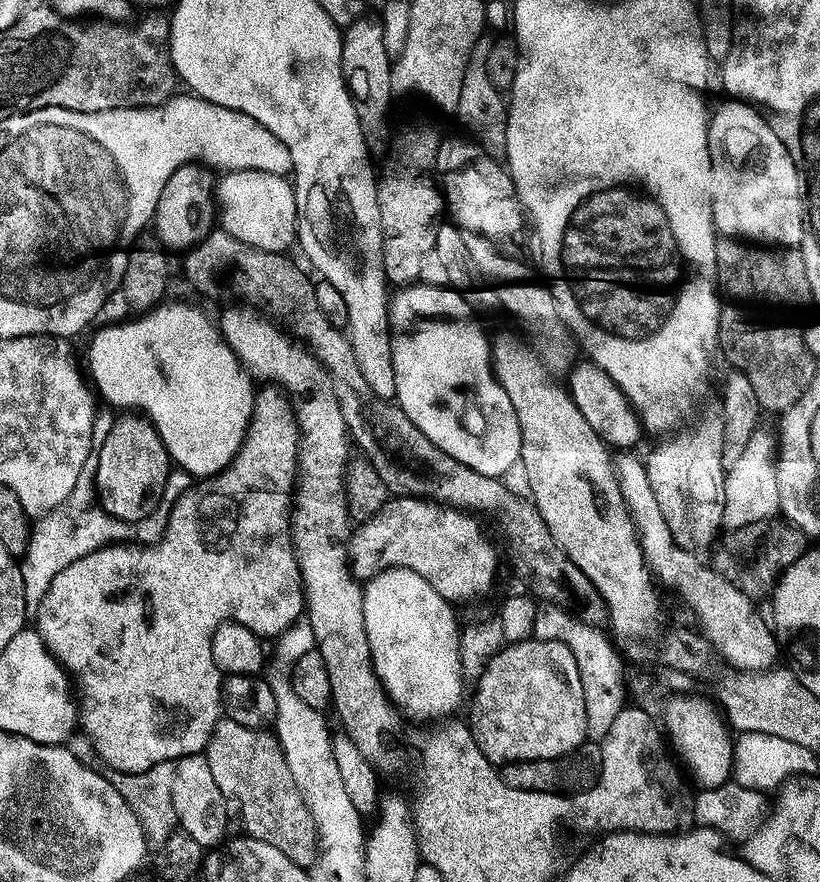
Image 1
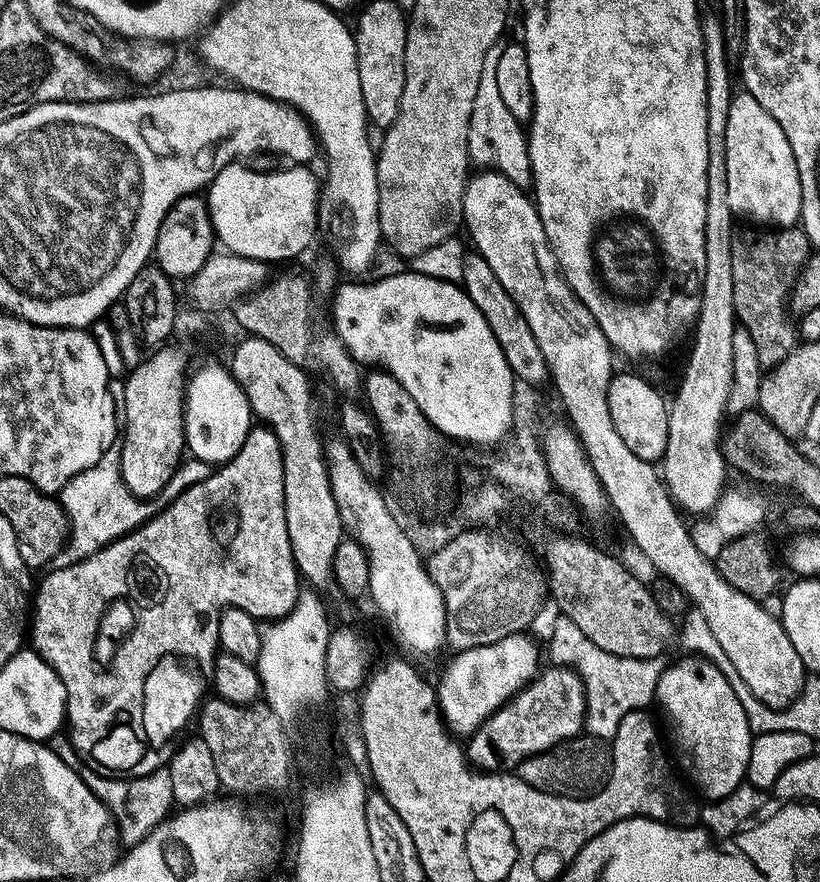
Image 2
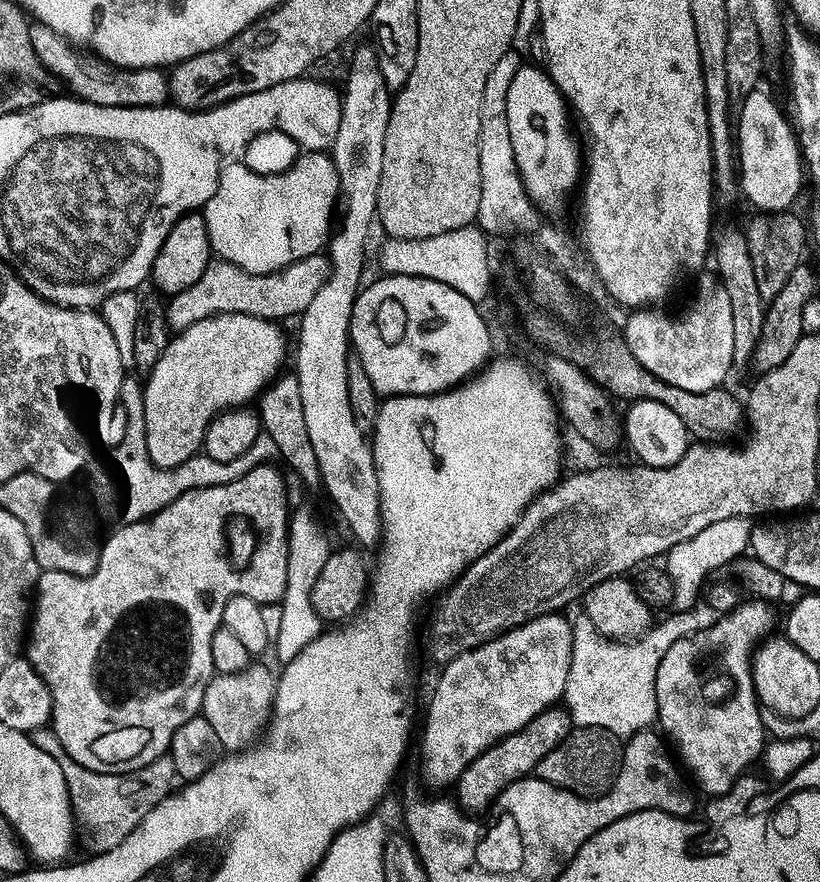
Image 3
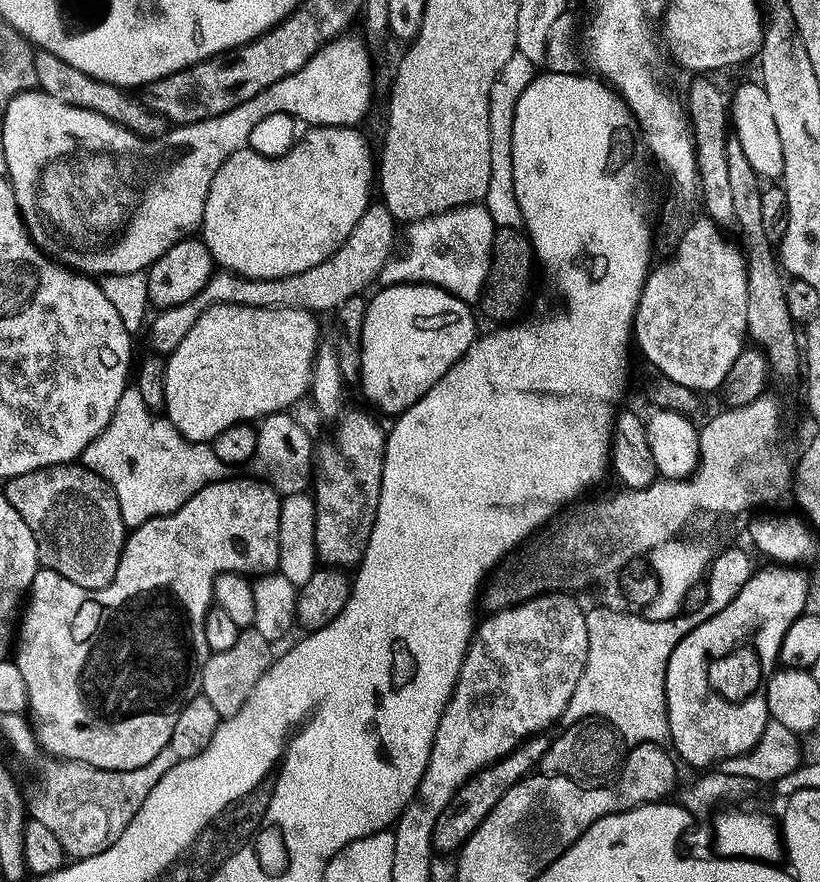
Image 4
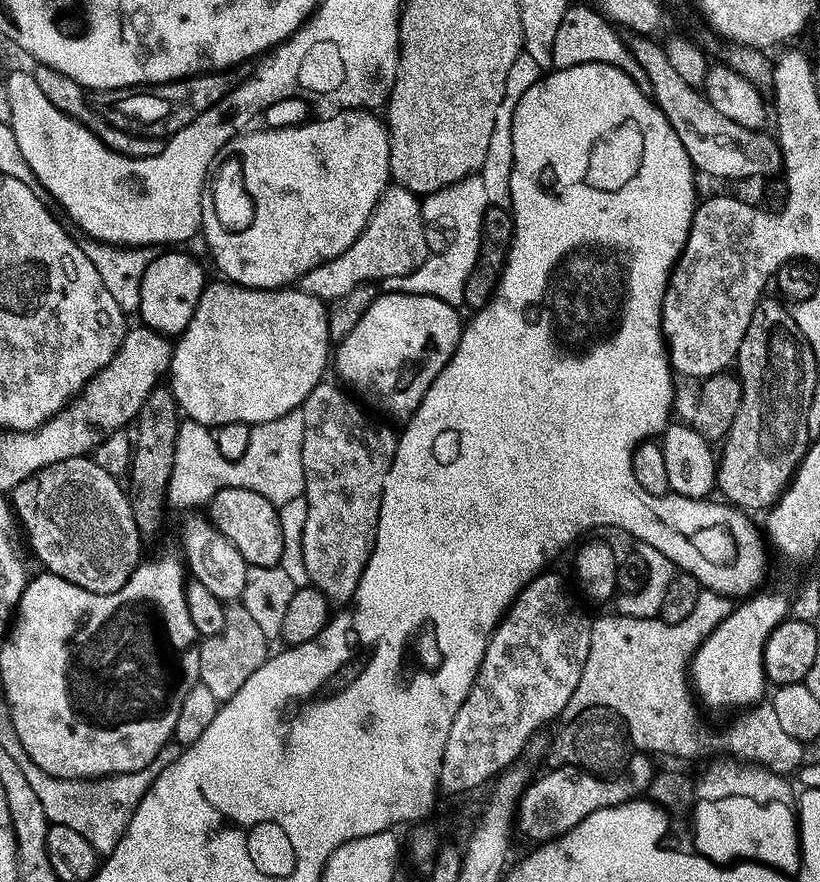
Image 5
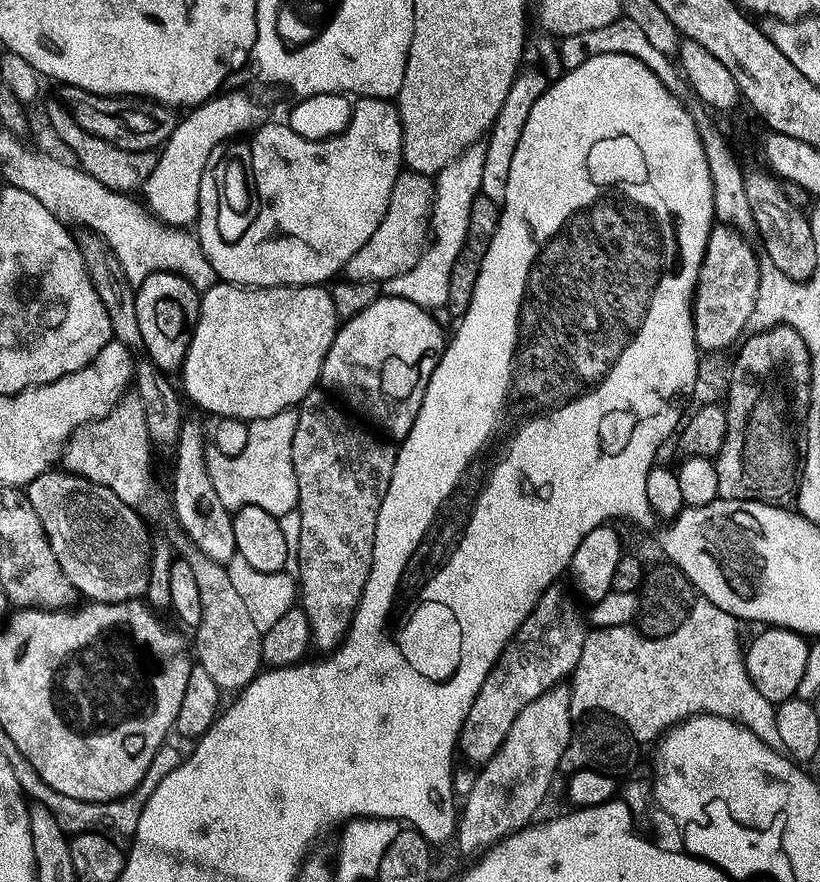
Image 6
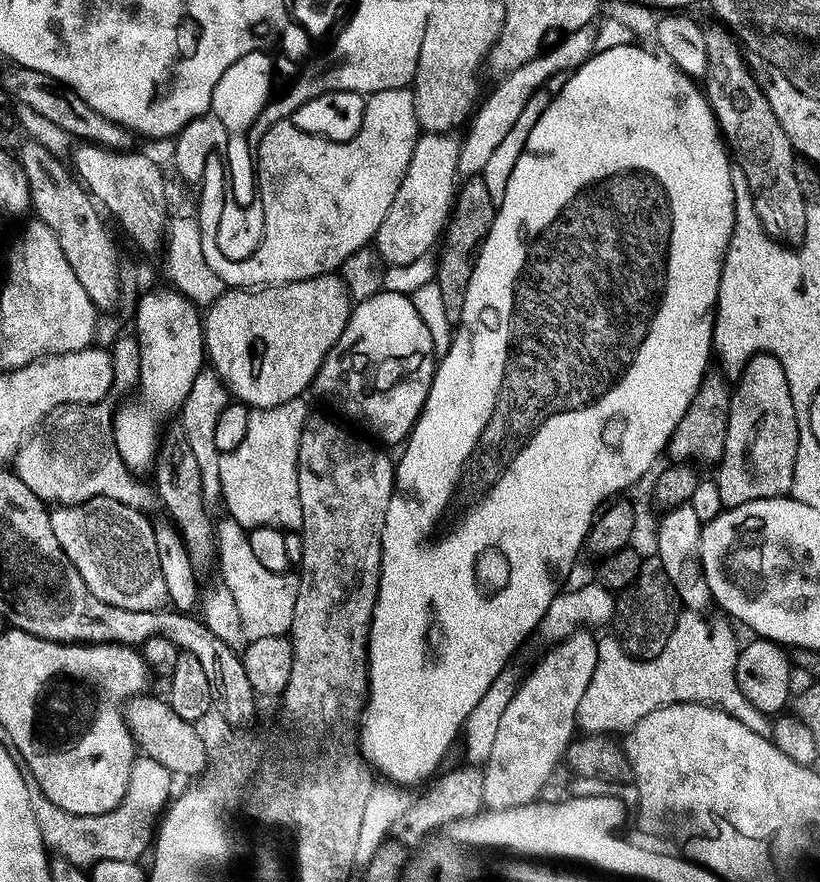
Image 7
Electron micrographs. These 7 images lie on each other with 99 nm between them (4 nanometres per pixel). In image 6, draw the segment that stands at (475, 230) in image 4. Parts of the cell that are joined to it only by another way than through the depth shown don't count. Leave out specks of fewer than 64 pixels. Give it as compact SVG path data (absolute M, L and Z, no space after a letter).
M477 142L464 149L462 154L458 154L458 158L442 166L440 172L435 173L430 243L418 258L414 270L406 270L406 274L398 278L383 281L383 295L406 298L406 302L414 302L414 306L422 306L429 310L443 309L447 305L448 295L454 291L452 271L456 268L456 259L461 259L470 230L470 206L474 198L481 195L484 163L486 163L486 143Z

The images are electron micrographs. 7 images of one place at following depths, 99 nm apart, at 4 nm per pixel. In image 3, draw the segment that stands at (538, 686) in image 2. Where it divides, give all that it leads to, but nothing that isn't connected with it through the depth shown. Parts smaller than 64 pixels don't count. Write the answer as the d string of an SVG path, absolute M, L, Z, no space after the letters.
M553 706L538 714L529 724L522 726L522 730L502 738L494 746L478 754L478 758L474 758L474 762L470 762L466 770L462 770L454 785L456 803L468 814L480 814L491 808L502 790L506 790L506 786L535 773L538 762L542 762L542 758L546 758L546 754L550 754L554 746L565 740L573 727L568 709L563 706Z

